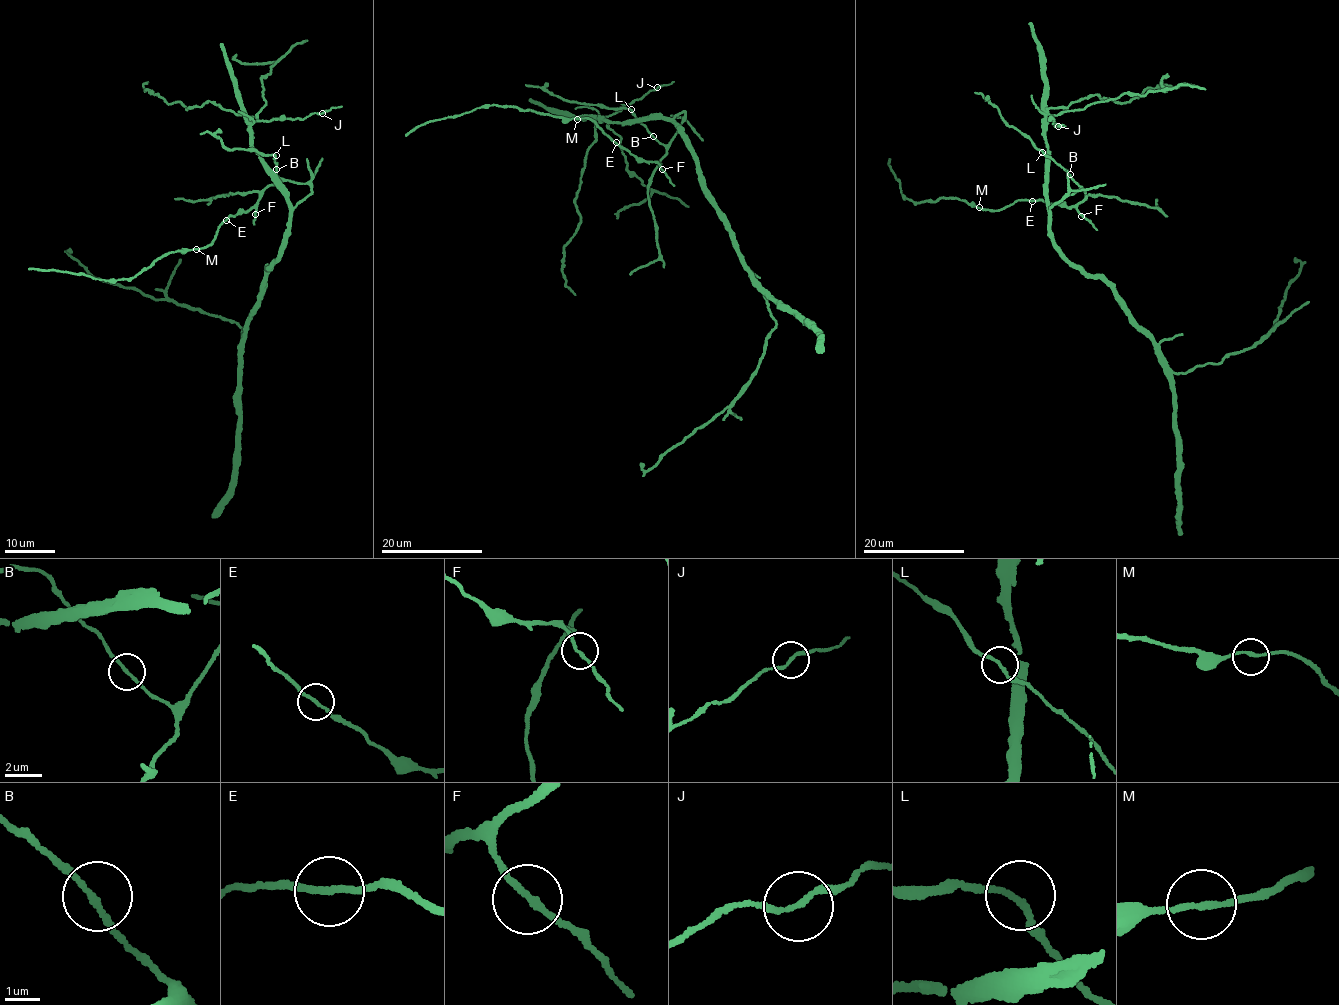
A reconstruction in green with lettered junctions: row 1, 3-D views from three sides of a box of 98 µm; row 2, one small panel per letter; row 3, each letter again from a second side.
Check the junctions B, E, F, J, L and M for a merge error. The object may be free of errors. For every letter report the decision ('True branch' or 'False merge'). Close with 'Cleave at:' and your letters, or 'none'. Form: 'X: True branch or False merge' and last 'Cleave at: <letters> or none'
B: True branch
E: True branch
F: True branch
J: False merge
L: True branch
M: True branch
Cleave at: J

